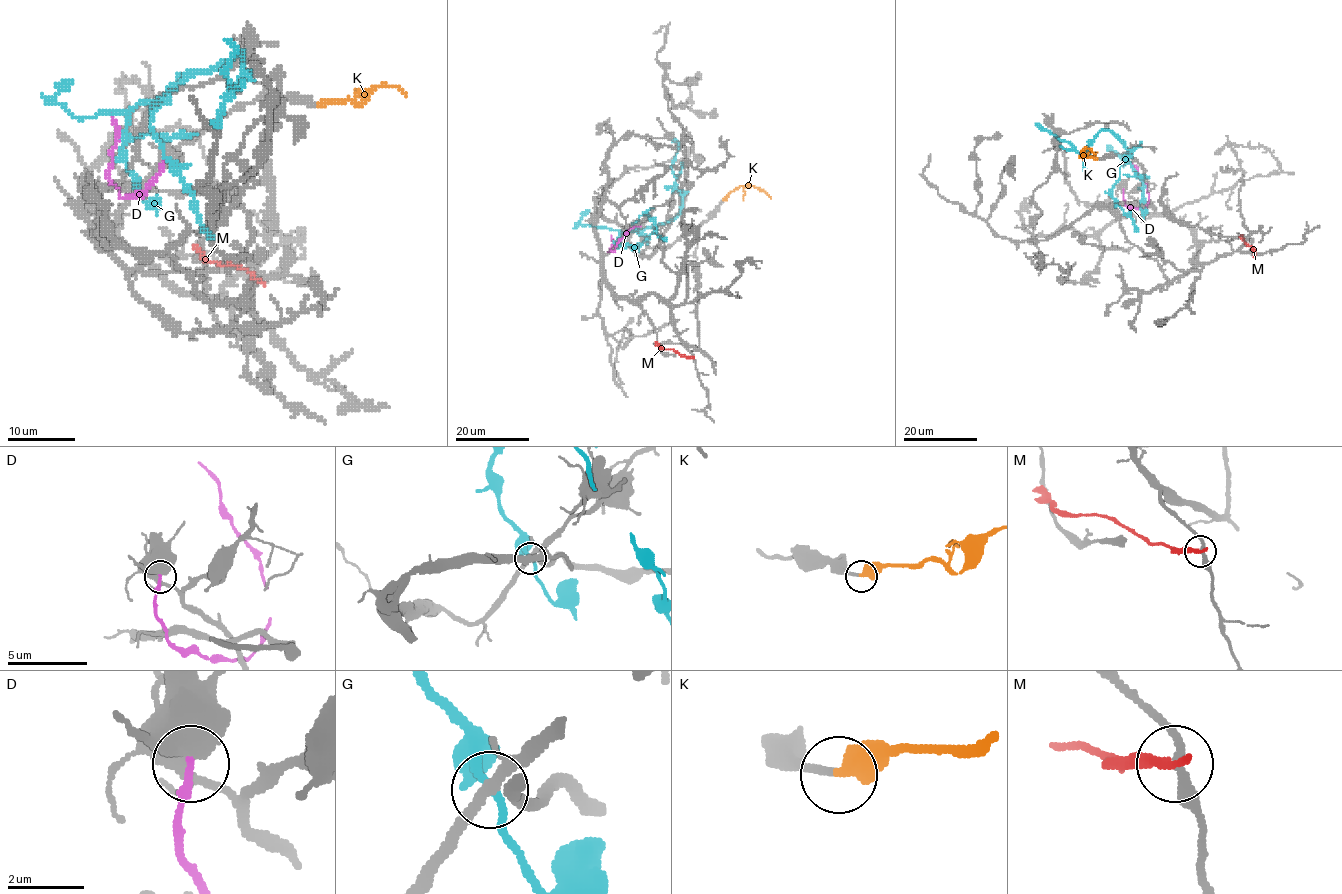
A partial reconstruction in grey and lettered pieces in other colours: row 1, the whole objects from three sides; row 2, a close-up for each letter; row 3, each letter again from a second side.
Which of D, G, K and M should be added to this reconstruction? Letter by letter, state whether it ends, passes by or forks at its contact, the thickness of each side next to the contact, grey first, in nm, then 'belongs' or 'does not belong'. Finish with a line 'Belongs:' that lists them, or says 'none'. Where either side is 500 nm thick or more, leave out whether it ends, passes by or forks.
D: it ends there; 480 nm thick on the grey side, 190 nm on the other; does not belong
G: it passes by; 280 nm thick on the grey side, 200 nm on the other; does not belong
K: 200 nm thick on the grey side, 550 nm on the other; belongs
M: it ends there; 200 nm thick on the grey side, 280 nm on the other; does not belong
Belongs: K

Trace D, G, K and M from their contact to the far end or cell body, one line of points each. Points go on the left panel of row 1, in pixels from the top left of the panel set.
D: (164, 163), (155, 180), (145, 190), (132, 197), (120, 197), (106, 170), (118, 139), (116, 123), (111, 114)
G: (138, 187), (121, 143), (128, 114), (240, 52), (241, 79), (231, 94), (224, 72), (234, 48), (224, 38)
K: (319, 106), (348, 99), (361, 104), (373, 89), (381, 85), (396, 87), (407, 97)
M: (263, 283), (233, 264), (206, 263), (194, 244)

